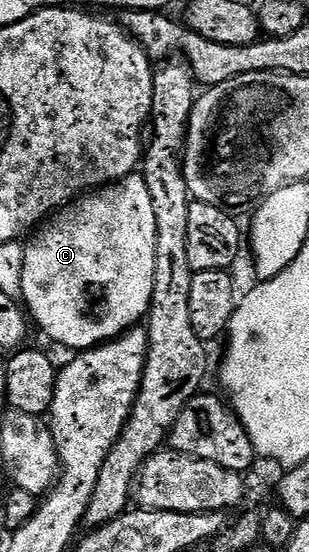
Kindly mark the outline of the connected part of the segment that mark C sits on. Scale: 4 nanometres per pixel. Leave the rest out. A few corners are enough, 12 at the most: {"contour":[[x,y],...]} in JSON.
{"contour":[[143,174],[81,194],[24,248],[22,303],[87,351],[147,316]]}

